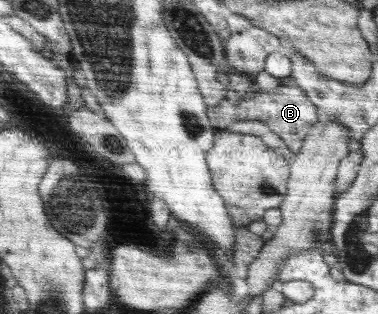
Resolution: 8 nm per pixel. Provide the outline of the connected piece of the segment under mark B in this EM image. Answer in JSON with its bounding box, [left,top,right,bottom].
[207,76,320,152]

